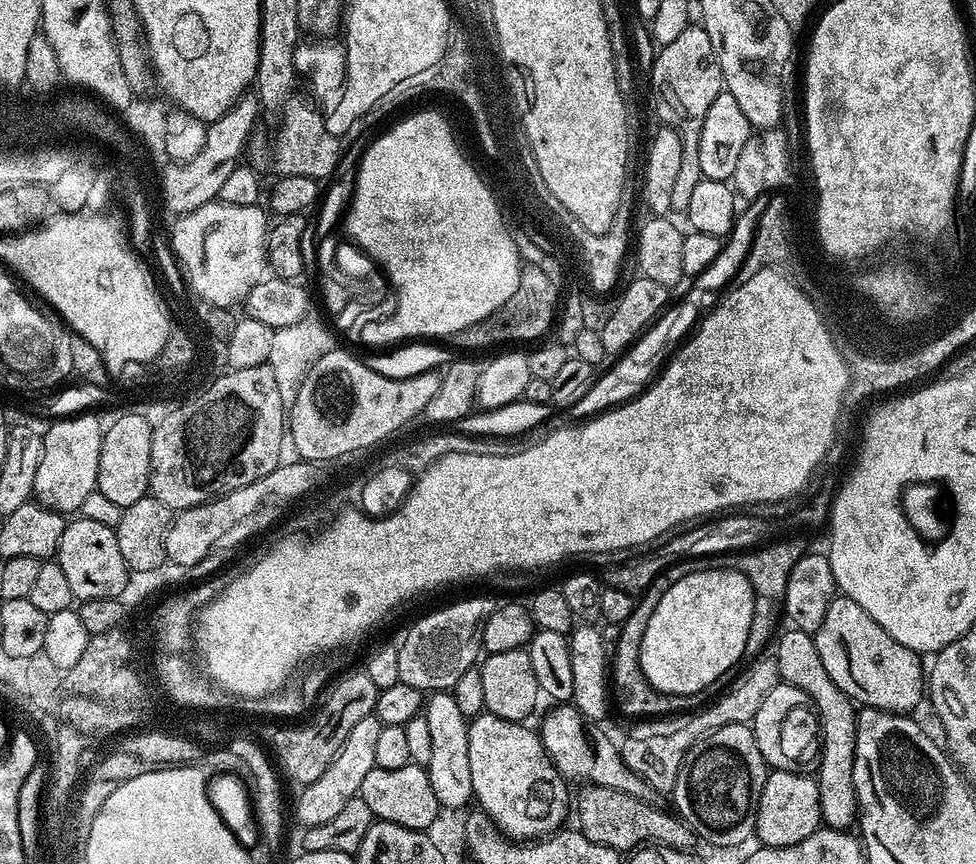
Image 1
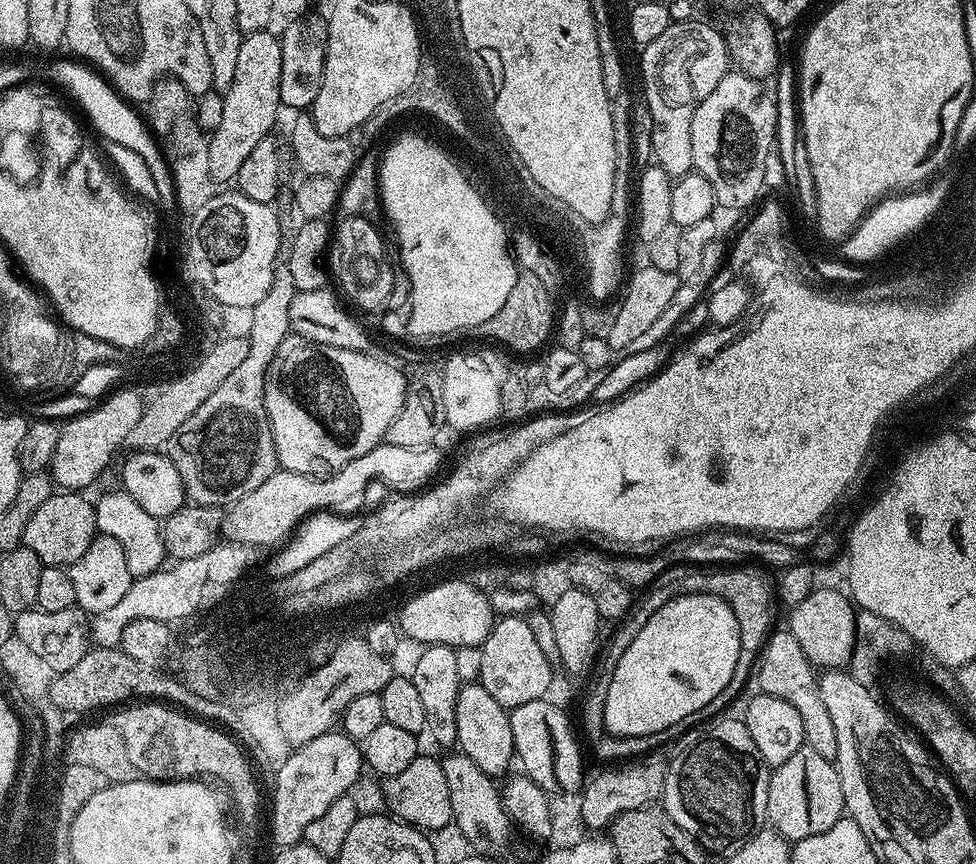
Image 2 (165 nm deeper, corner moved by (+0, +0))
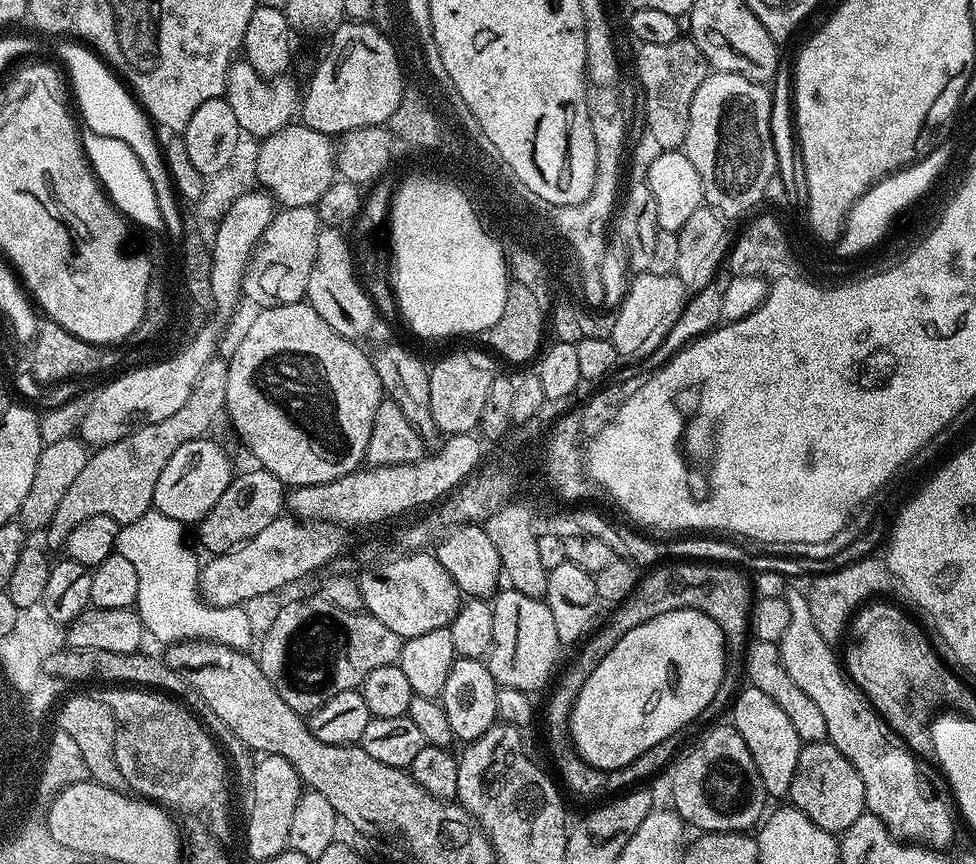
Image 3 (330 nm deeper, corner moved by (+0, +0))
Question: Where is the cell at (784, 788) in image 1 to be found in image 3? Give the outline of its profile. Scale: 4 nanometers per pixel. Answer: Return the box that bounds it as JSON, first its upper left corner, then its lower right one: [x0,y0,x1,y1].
[788,742,866,834]

